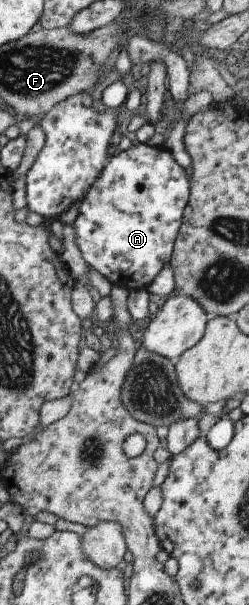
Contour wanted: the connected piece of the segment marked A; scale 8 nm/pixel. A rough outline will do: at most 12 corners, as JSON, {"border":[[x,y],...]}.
{"border":[[166,147],[113,154],[73,222],[112,286],[147,288],[189,200]]}

